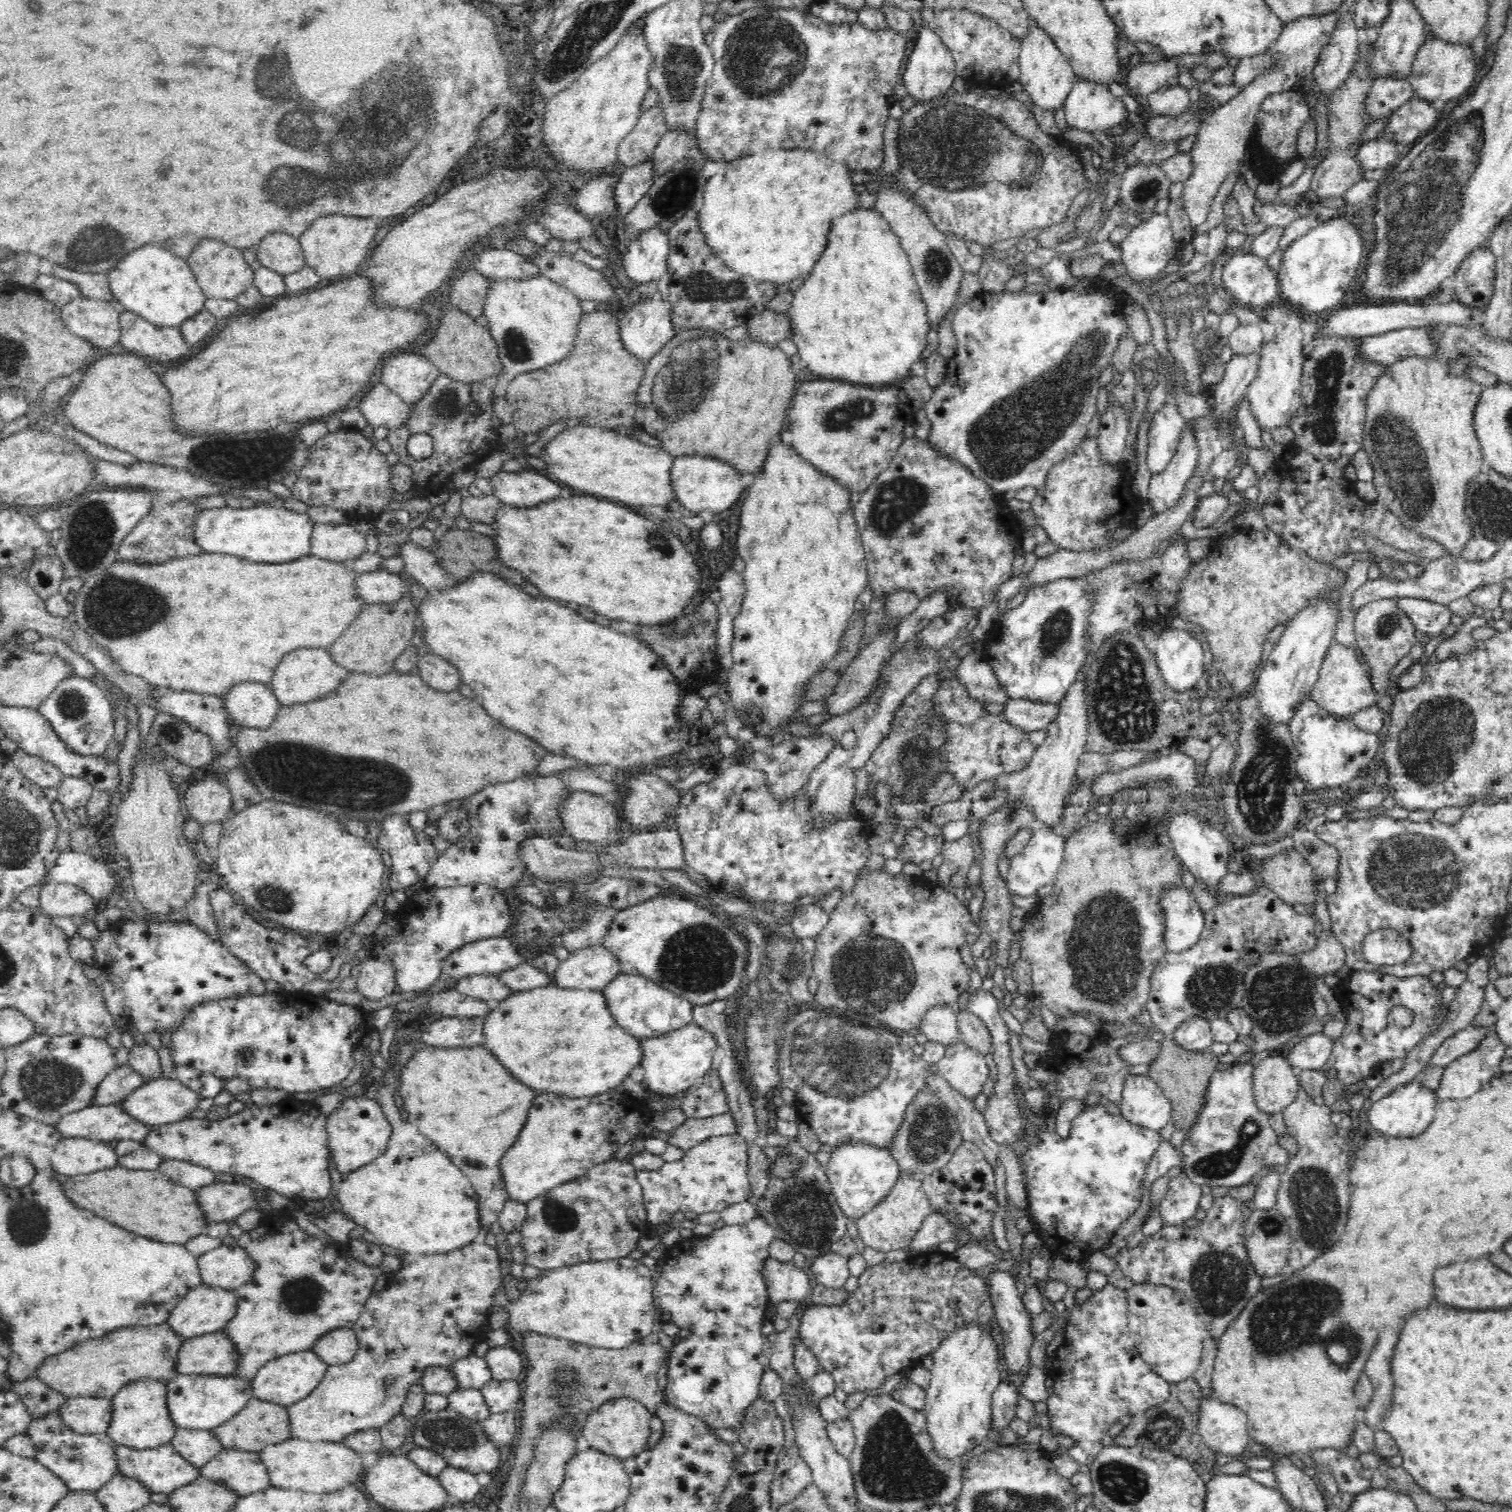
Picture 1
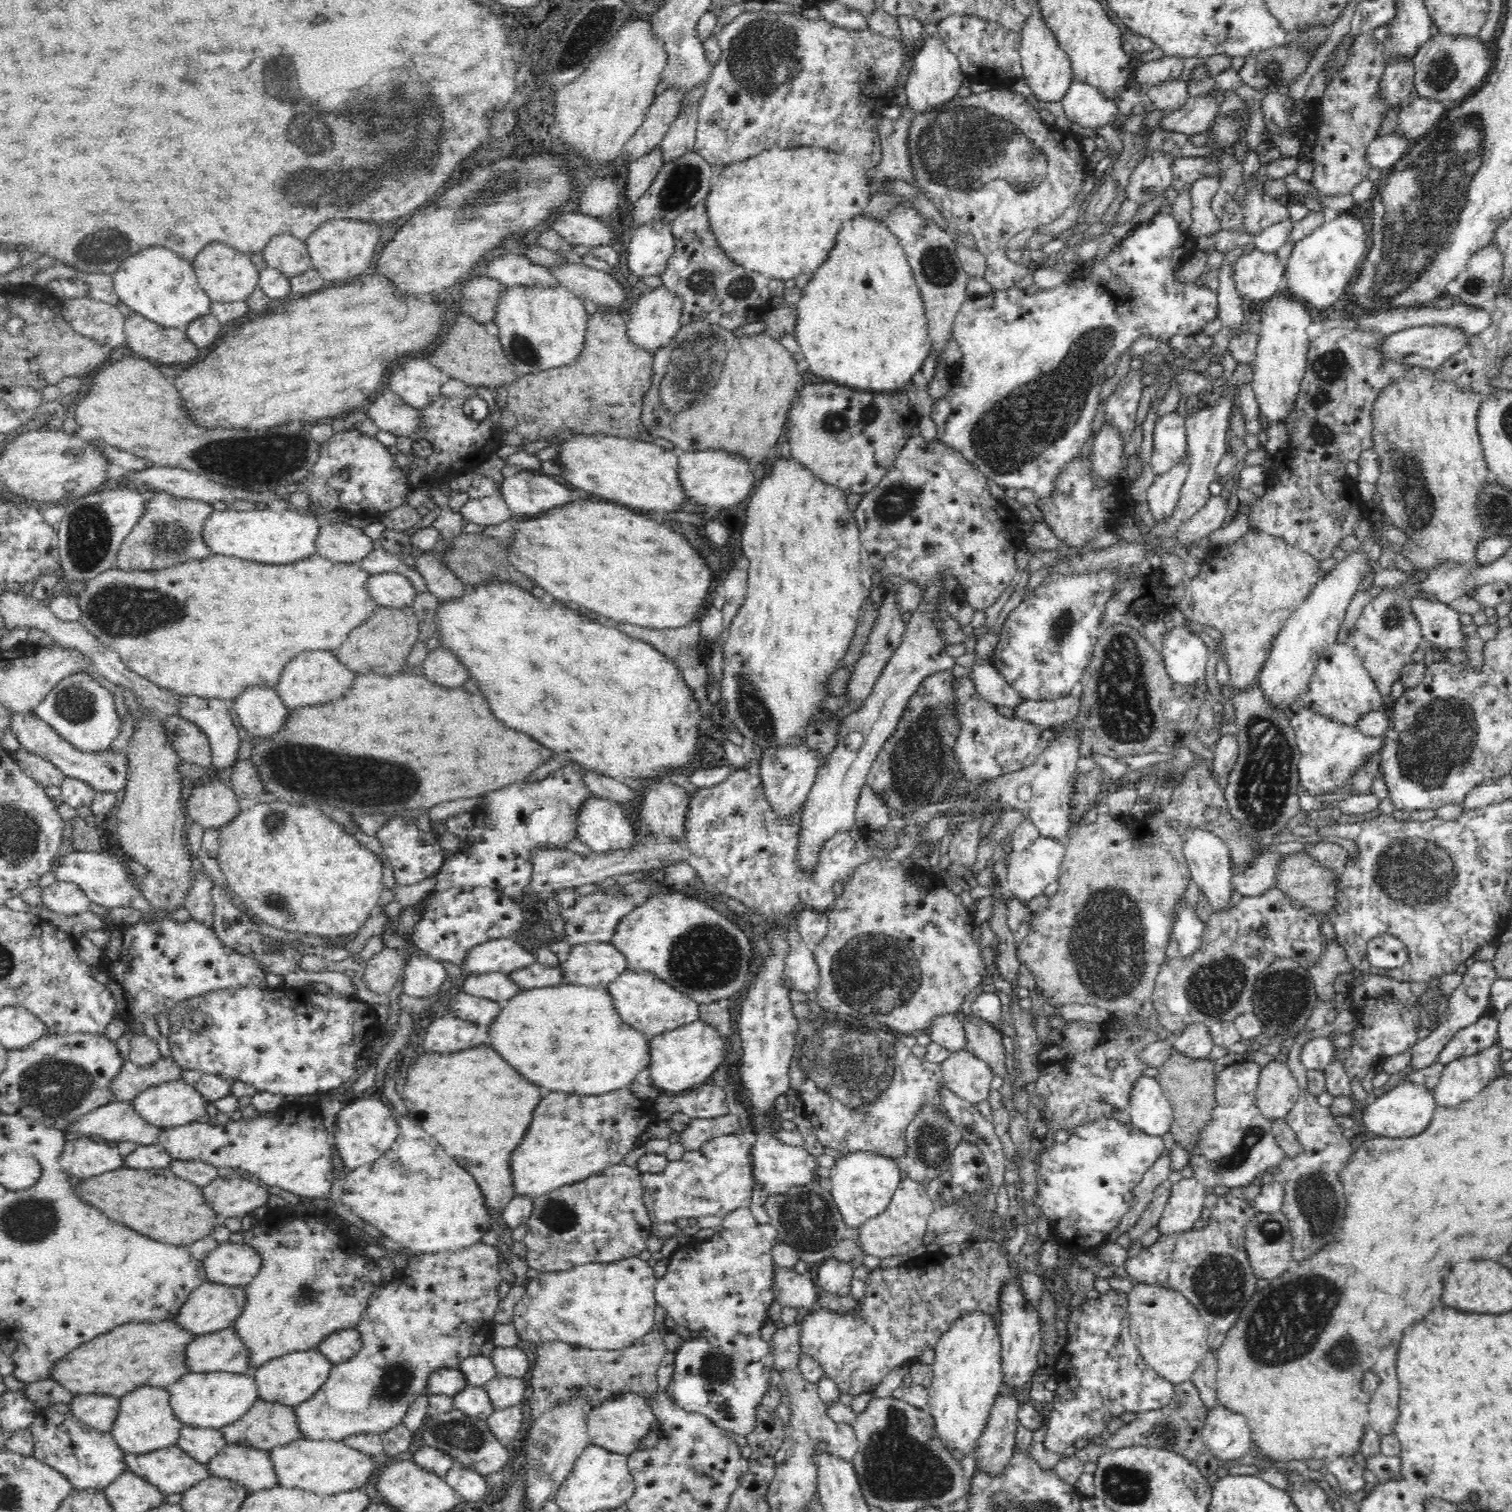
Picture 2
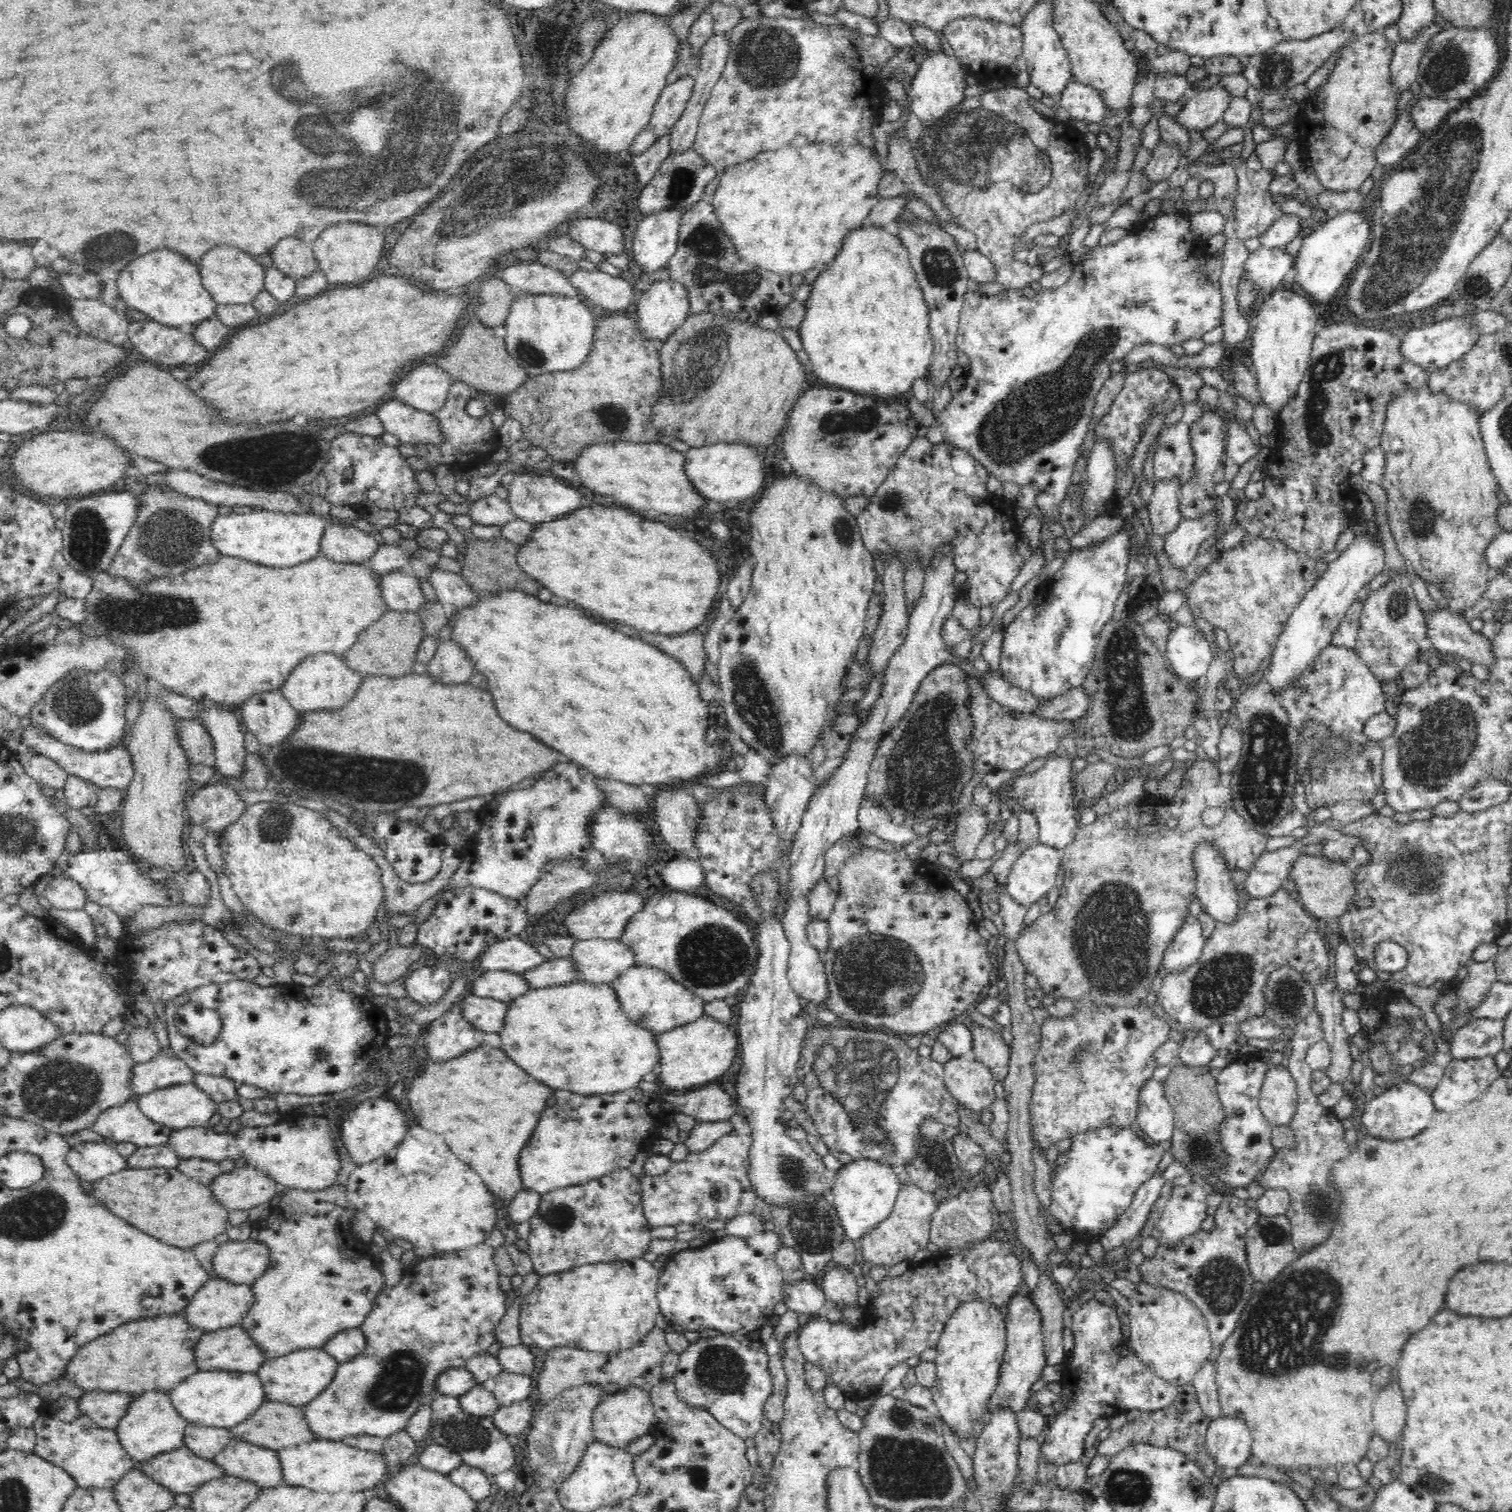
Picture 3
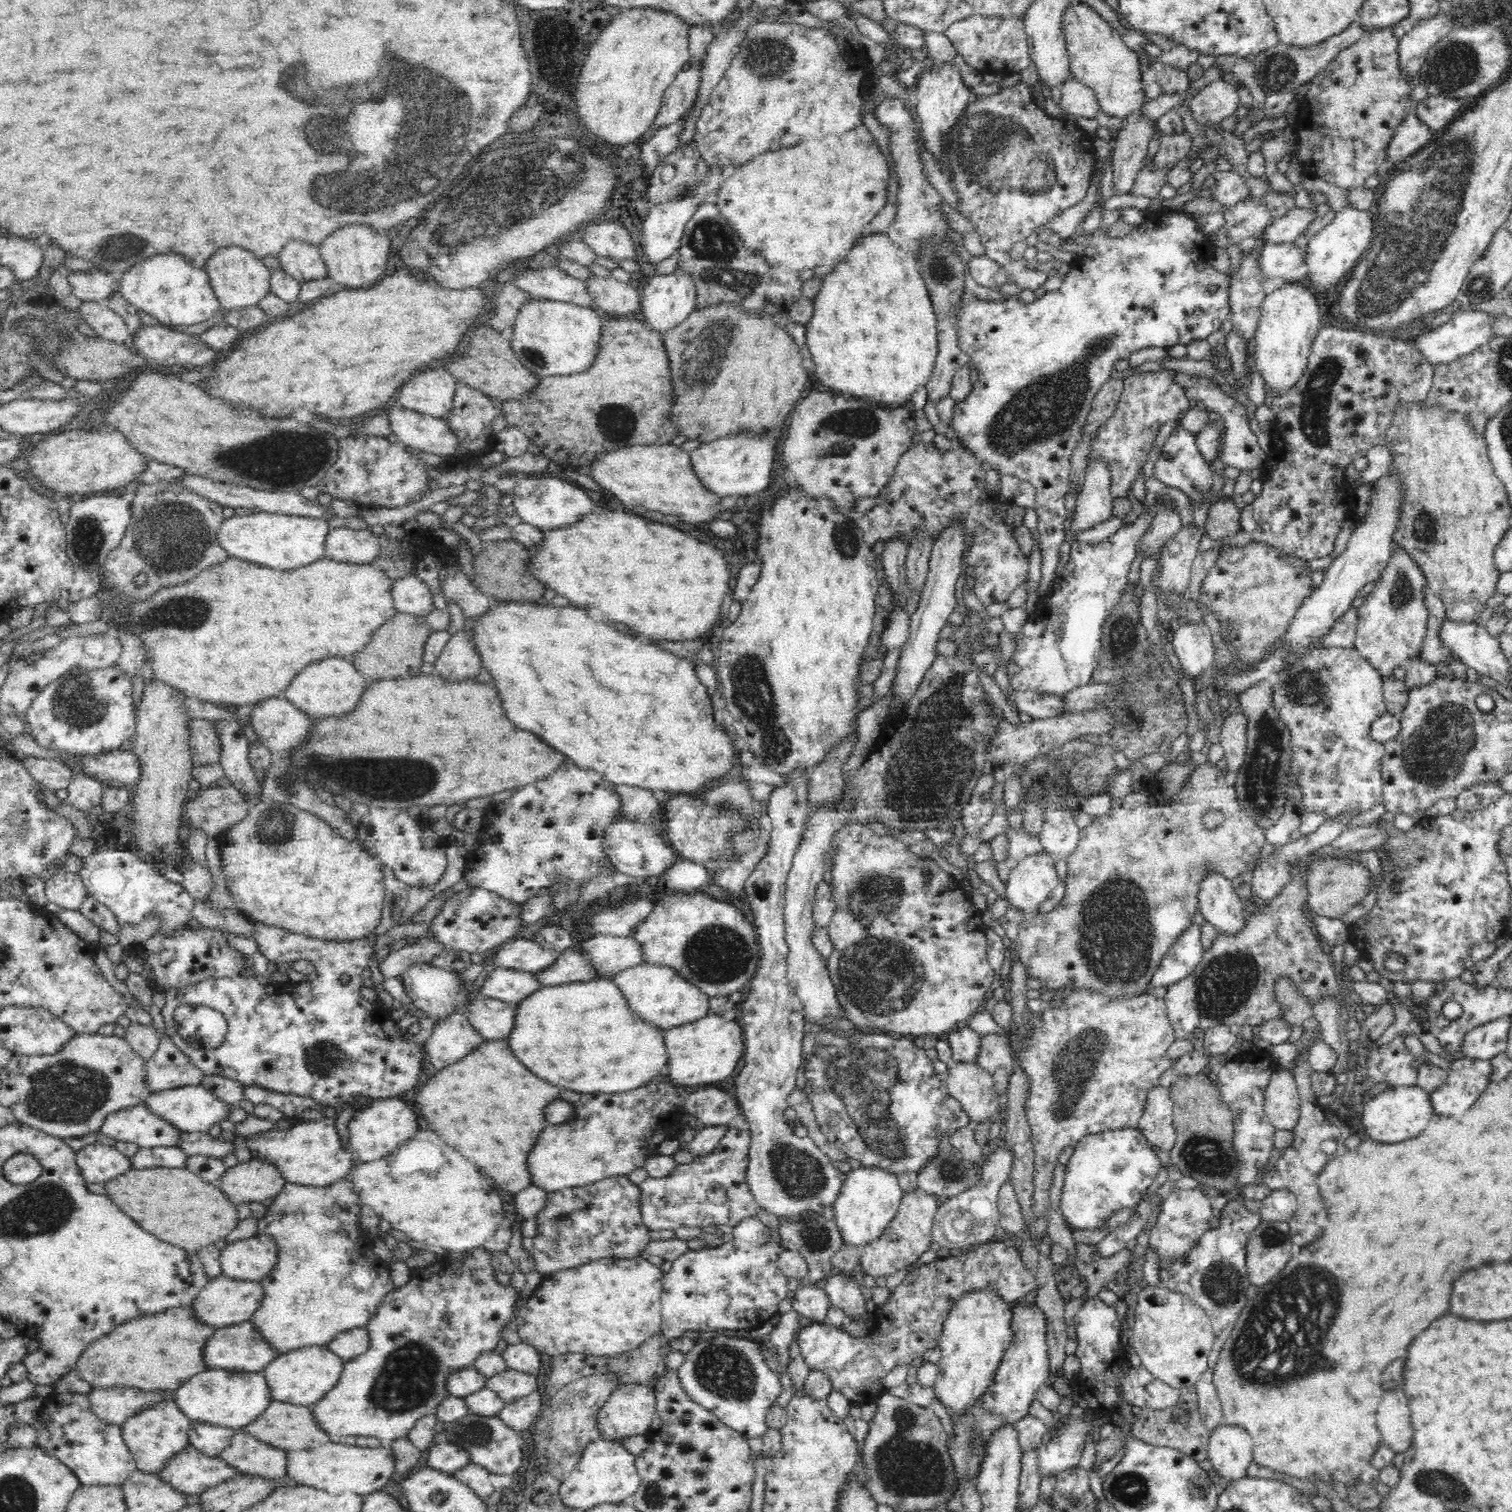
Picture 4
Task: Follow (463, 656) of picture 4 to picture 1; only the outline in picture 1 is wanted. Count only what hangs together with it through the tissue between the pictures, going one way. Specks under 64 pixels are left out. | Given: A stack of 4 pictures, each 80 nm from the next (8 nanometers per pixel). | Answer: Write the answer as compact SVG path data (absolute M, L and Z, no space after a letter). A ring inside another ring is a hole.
M429 652L417 666L419 676L428 685L438 686L438 690L456 690L463 683L461 671L440 654Z

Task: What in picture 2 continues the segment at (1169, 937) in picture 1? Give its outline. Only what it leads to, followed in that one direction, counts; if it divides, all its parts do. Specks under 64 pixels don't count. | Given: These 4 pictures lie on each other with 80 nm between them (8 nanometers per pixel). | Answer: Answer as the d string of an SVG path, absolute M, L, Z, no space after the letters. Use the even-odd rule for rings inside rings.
M1186 902L1178 906L1178 918L1165 954L1165 960L1178 961L1197 954L1202 946L1202 936L1206 933L1204 922L1198 918L1194 907Z

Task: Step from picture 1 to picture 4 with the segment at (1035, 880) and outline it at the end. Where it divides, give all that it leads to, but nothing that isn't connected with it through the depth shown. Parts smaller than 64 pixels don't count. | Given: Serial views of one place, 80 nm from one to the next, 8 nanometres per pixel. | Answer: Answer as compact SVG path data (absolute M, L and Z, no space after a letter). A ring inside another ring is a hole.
M1047 852L1028 856L1010 871L1005 883L1006 900L1030 919L1046 903L1058 882L1054 856Z

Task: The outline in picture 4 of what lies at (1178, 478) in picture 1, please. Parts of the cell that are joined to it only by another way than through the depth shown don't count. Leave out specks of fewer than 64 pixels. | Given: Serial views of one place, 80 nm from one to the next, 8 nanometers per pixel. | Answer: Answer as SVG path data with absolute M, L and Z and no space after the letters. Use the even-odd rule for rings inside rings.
M1167 495L1160 496L1162 503L1164 503L1164 510L1158 512L1156 520L1150 526L1148 533L1142 538L1140 546L1138 546L1138 554L1142 558L1152 558L1156 552L1168 543L1170 538L1173 538L1183 527L1179 513L1169 510L1170 497Z

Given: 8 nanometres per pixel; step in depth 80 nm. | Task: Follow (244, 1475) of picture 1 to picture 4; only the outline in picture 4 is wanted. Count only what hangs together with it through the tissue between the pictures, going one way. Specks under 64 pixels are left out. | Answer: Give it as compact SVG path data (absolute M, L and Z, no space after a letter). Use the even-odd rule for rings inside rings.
M237 1429L231 1438L230 1446L227 1446L218 1457L238 1469L238 1474L255 1474L262 1477L279 1479L287 1476L288 1453L287 1450L270 1445L262 1439L254 1437L253 1434L244 1429Z

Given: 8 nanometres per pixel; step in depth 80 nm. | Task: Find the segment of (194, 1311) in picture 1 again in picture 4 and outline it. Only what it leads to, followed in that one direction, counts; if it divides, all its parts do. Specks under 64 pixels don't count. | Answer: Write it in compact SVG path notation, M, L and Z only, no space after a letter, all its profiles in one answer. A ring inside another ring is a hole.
M222 1274L211 1279L191 1304L194 1305L198 1318L219 1329L251 1320L254 1312L262 1306L264 1299L266 1292L260 1281L235 1279Z

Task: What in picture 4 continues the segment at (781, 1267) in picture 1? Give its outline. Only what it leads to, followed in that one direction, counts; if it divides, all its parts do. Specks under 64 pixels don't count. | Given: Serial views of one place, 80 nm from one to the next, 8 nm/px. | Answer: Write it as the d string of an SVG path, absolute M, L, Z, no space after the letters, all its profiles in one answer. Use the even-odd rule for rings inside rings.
M802 1283L794 1293L792 1306L811 1323L829 1324L828 1310L832 1304L822 1285L812 1286Z

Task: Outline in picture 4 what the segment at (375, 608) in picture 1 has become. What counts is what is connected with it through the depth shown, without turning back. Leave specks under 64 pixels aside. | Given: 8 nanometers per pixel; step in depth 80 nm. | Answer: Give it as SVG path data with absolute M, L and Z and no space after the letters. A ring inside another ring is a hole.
M399 612L393 619L386 621L384 626L378 628L364 652L354 654L356 660L352 664L361 675L366 676L368 682L420 675L420 668L425 663L426 642L431 634L432 630L426 624L426 617Z

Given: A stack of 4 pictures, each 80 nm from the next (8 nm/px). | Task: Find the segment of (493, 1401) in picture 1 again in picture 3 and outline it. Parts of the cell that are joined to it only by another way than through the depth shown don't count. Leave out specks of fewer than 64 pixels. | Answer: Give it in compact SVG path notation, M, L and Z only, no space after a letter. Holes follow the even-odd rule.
M503 1370L494 1378L482 1383L482 1386L490 1390L502 1406L524 1400L527 1396L530 1396L532 1388L534 1388L534 1380L530 1375Z

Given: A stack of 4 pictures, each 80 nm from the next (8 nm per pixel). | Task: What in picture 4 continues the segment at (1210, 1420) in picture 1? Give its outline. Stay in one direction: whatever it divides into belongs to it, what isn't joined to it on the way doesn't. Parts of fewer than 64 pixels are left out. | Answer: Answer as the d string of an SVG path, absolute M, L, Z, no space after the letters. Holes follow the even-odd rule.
M1220 1424L1214 1432L1211 1432L1208 1444L1208 1452L1213 1469L1217 1470L1218 1474L1222 1478L1229 1480L1229 1482L1248 1477L1248 1466L1252 1464L1253 1459L1252 1444L1252 1437L1244 1429Z

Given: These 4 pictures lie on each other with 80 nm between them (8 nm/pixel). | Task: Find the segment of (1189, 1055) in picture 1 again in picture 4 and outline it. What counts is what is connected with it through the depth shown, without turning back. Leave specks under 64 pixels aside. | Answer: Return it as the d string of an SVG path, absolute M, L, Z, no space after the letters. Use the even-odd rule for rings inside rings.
M1206 1071L1194 1077L1178 1077L1172 1082L1170 1096L1174 1101L1173 1119L1176 1129L1176 1145L1170 1158L1172 1164L1176 1165L1183 1176L1192 1176L1198 1180L1197 1186L1200 1187L1209 1198L1215 1195L1222 1195L1222 1198L1240 1199L1239 1192L1245 1185L1238 1176L1241 1174L1241 1157L1235 1150L1234 1143L1234 1112L1223 1101L1218 1086L1214 1081L1210 1081Z

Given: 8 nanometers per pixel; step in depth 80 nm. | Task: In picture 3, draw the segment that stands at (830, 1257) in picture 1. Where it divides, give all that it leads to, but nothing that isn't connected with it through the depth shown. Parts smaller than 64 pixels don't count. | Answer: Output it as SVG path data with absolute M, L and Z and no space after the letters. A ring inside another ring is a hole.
M831 1265L821 1276L821 1290L827 1299L836 1306L858 1308L858 1283L847 1268Z

